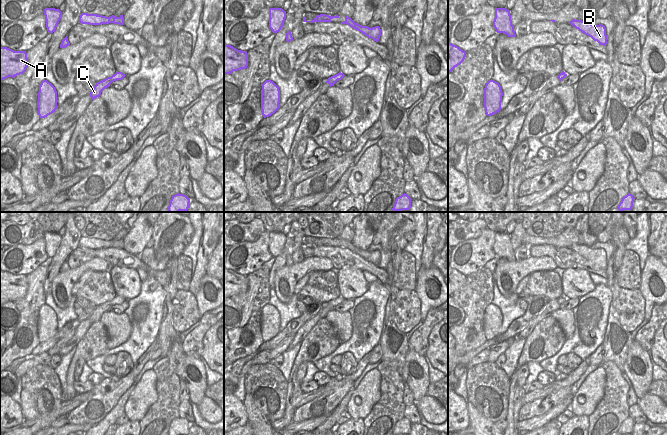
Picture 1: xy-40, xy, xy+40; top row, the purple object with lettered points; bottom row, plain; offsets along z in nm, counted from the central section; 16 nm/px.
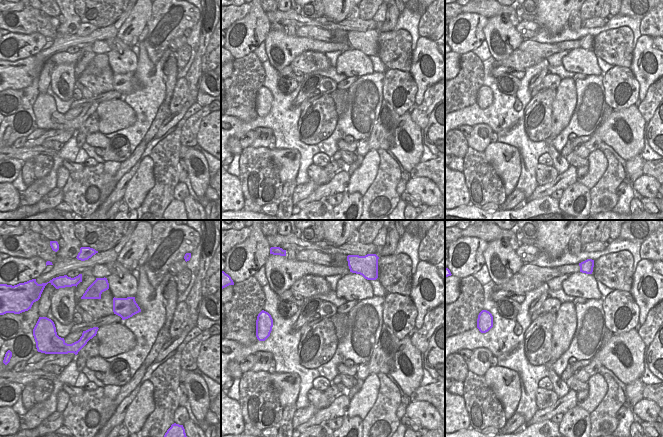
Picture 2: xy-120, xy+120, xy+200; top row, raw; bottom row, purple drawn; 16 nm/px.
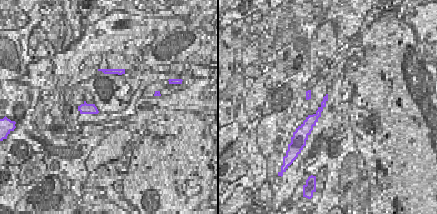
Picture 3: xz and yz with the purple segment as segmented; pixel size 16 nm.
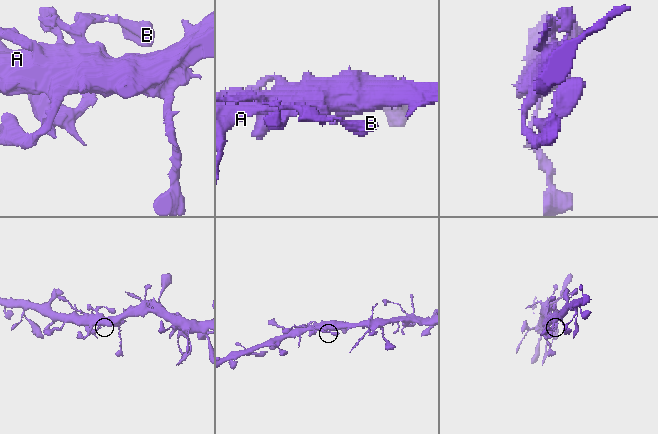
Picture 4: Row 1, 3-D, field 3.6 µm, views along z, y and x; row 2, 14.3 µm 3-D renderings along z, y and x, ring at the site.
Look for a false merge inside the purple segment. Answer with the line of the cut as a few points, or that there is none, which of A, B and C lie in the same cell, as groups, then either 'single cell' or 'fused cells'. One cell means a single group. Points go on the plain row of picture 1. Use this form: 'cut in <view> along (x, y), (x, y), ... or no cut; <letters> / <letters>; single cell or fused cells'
no cut; A B C; single cell

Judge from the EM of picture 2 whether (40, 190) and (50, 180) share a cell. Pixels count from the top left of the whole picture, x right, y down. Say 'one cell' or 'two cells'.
two cells

